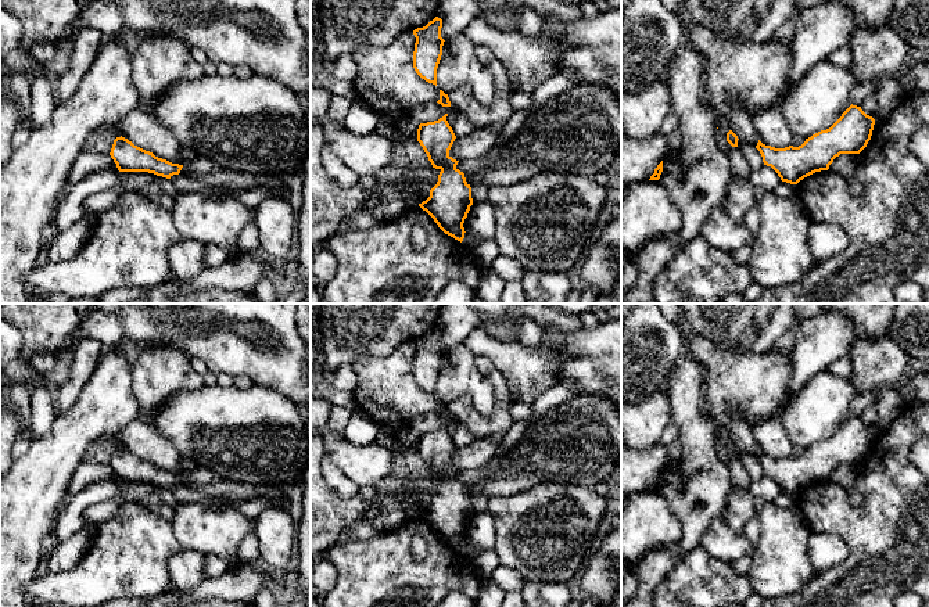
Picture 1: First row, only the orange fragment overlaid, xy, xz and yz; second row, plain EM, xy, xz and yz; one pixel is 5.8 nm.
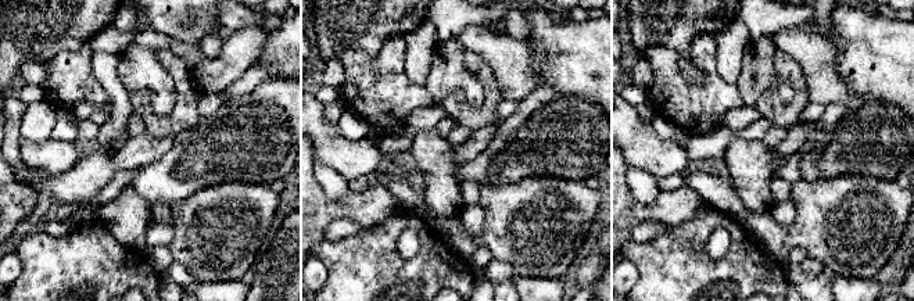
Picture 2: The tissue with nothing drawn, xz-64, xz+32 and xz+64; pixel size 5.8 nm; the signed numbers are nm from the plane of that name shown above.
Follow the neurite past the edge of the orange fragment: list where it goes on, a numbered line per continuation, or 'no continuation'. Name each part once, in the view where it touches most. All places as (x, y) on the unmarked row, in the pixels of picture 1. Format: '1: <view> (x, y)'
1: xy (201, 478)

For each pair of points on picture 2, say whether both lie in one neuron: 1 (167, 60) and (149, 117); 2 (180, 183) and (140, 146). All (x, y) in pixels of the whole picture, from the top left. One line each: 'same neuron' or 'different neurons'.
1: same neuron
2: different neurons

